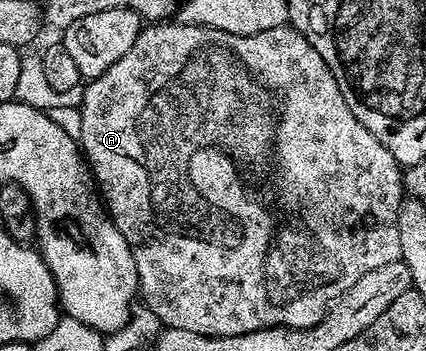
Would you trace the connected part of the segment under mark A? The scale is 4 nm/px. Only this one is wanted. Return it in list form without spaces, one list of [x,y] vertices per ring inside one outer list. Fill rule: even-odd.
[[[152,22],[139,32],[137,41],[133,41],[133,49],[129,49],[129,53],[125,53],[125,57],[121,57],[121,61],[113,61],[113,65],[109,65],[109,69],[105,69],[105,73],[101,73],[101,77],[90,80],[83,87],[83,100],[80,101],[78,109],[81,115],[81,135],[77,142],[90,166],[92,175],[95,177],[97,190],[107,208],[108,215],[117,225],[117,229],[121,229],[121,233],[133,253],[133,261],[137,265],[139,295],[142,302],[143,299],[147,302],[148,309],[160,319],[160,324],[163,327],[189,329],[189,333],[197,333],[198,335],[248,335],[266,327],[312,327],[317,325],[317,321],[321,321],[321,317],[325,317],[325,313],[331,308],[332,303],[337,302],[349,289],[353,289],[353,285],[357,285],[357,281],[361,281],[361,277],[365,277],[365,273],[373,273],[373,269],[381,269],[381,265],[398,263],[402,260],[399,210],[405,198],[403,171],[398,161],[393,157],[393,153],[389,153],[389,149],[385,149],[385,145],[381,145],[381,141],[377,141],[377,137],[373,137],[373,133],[369,133],[369,129],[365,129],[365,125],[361,125],[361,121],[357,121],[357,117],[353,117],[353,109],[349,109],[349,105],[345,105],[345,97],[341,93],[333,73],[329,69],[329,65],[325,65],[325,57],[321,57],[321,53],[317,53],[317,49],[313,49],[313,45],[307,40],[307,37],[295,27],[284,25],[265,29],[261,33],[253,33],[252,35],[238,35],[237,33],[225,33],[221,29],[202,27],[199,23]]]

